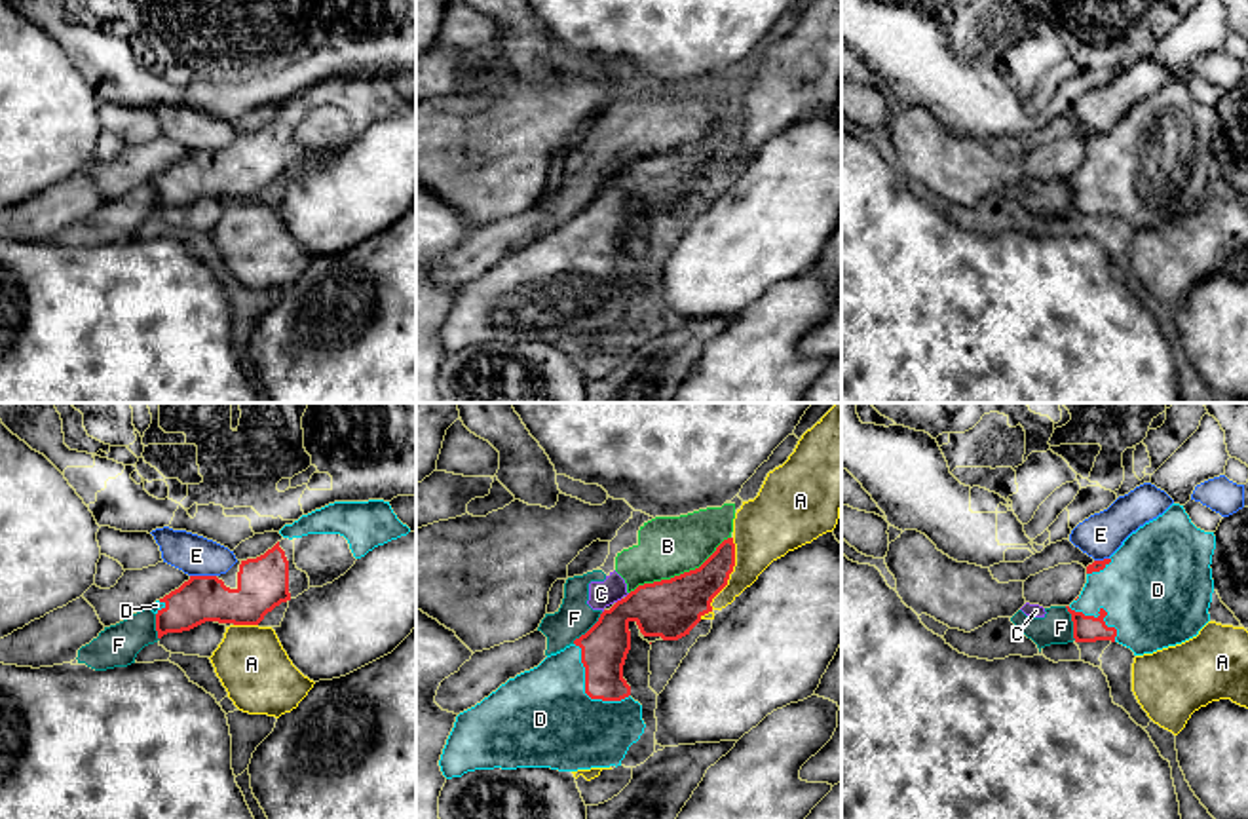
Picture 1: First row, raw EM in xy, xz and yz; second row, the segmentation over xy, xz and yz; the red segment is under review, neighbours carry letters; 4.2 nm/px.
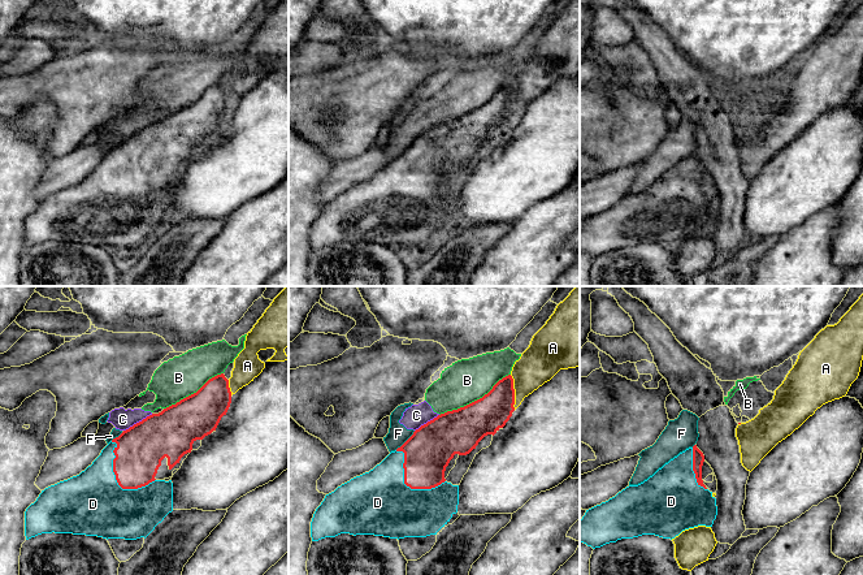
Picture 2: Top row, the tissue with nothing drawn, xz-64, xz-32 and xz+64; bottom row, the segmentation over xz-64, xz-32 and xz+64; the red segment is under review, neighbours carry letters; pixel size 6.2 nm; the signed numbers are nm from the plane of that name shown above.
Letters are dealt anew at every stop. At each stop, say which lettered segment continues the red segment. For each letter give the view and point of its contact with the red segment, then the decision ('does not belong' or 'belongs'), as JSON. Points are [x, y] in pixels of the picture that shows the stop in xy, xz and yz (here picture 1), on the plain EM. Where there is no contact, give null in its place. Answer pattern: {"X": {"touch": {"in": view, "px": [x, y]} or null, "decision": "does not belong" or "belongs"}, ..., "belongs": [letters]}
{"A": {"touch": {"in": "xz", "px": [728, 152]}, "decision": "does not belong"}, "B": {"touch": {"in": "xz", "px": [680, 149]}, "decision": "does not belong"}, "C": {"touch": {"in": "xz", "px": [618, 175]}, "decision": "does not belong"}, "D": {"touch": {"in": "xz", "px": [586, 265]}, "decision": "belongs"}, "E": {"touch": {"in": "xy", "px": [204, 151]}, "decision": "does not belong"}, "F": {"touch": {"in": "xz", "px": [589, 204]}, "decision": "does not belong"}, "belongs": ["D"]}

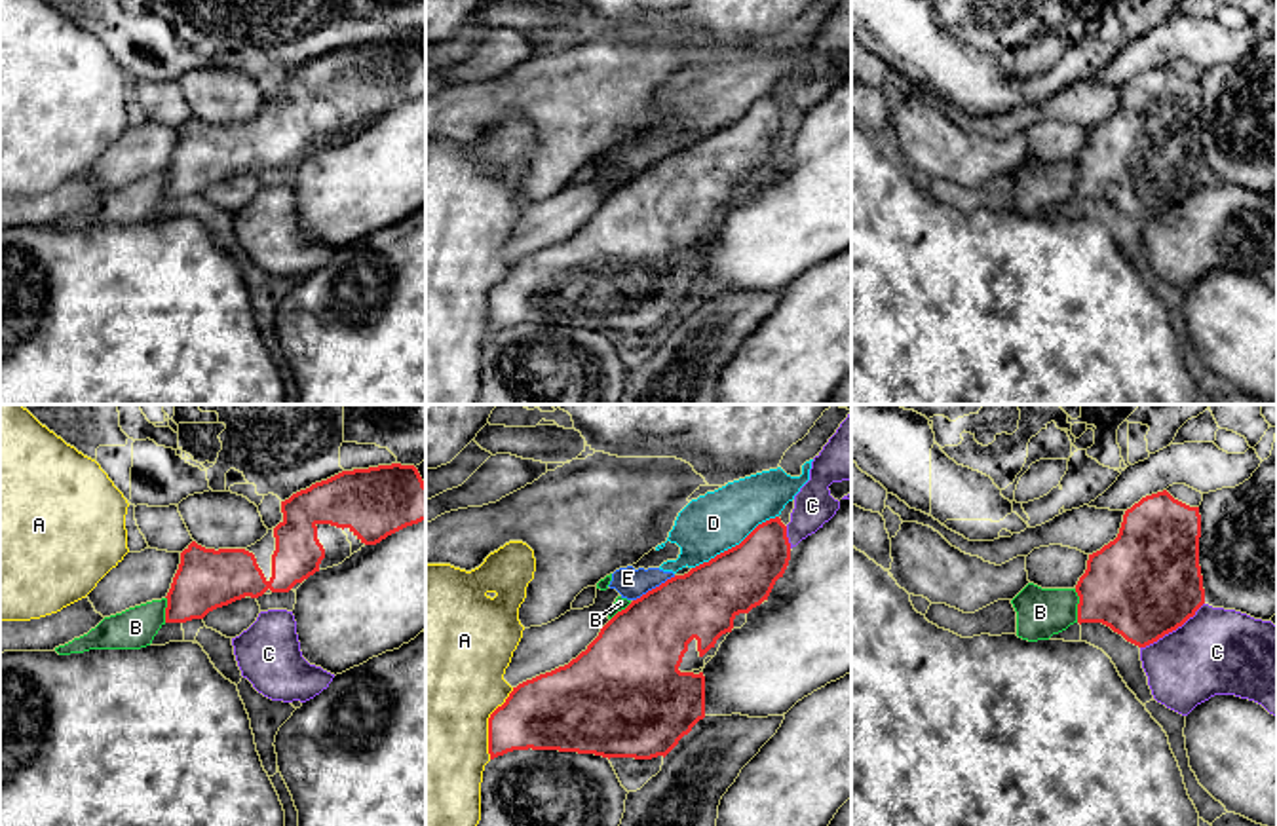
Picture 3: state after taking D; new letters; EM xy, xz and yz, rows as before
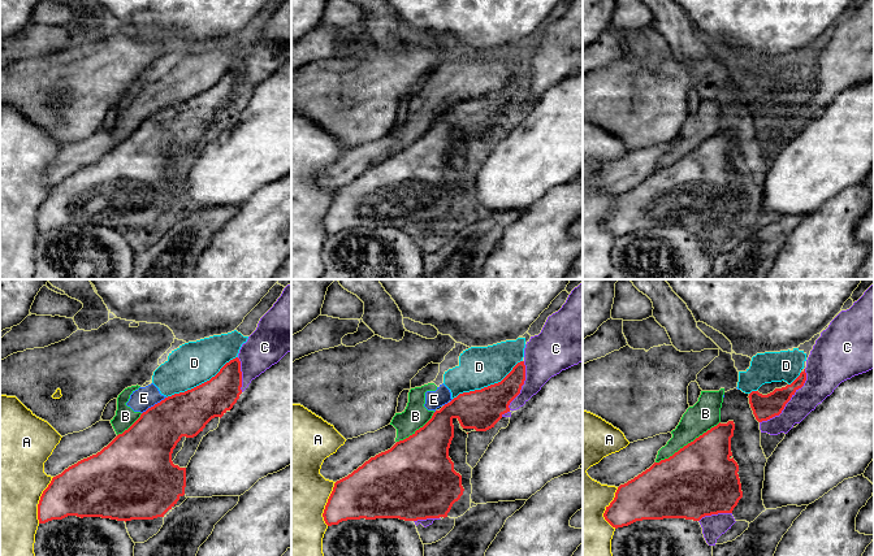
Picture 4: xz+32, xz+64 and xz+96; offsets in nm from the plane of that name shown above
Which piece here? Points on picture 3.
{"A": {"touch": {"in": "xz", "px": [489, 299]}, "decision": "does not belong"}, "B": {"touch": {"in": "yz", "px": [1078, 181]}, "decision": "does not belong"}, "C": {"touch": {"in": "yz", "px": [1173, 204]}, "decision": "does not belong"}, "D": {"touch": {"in": "xz", "px": [736, 120]}, "decision": "does not belong"}, "E": {"touch": {"in": "xz", "px": [656, 162]}, "decision": "does not belong"}, "belongs": []}

